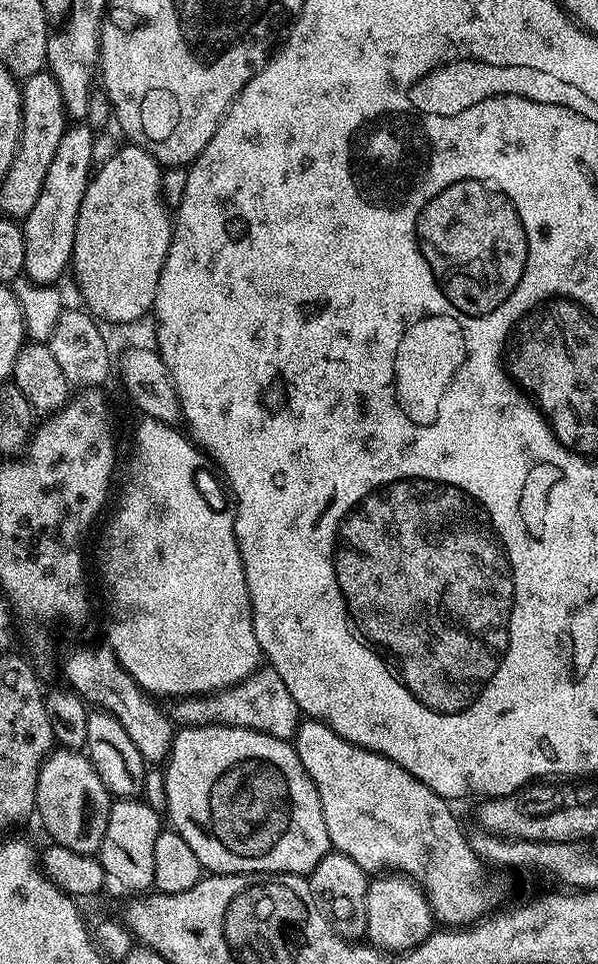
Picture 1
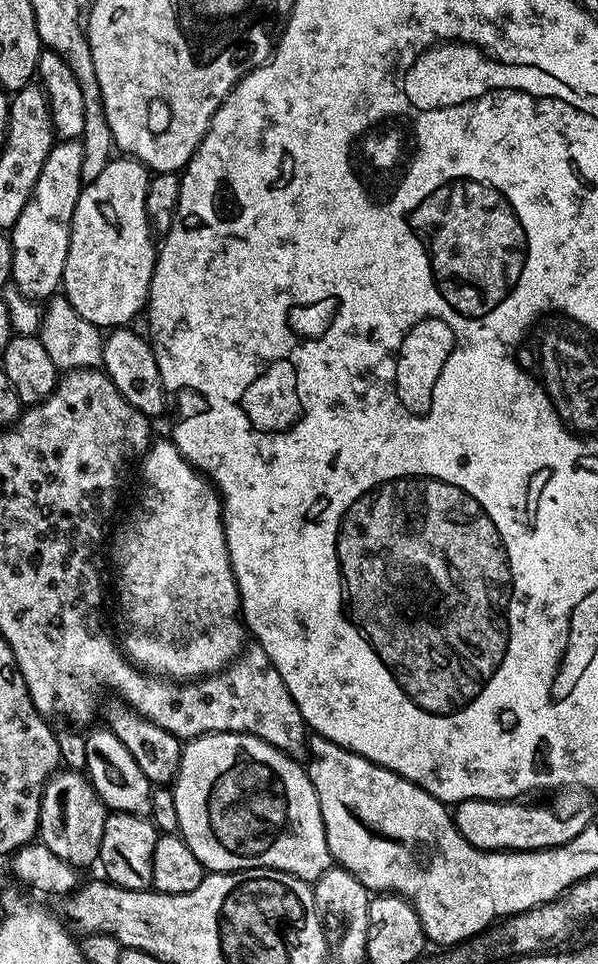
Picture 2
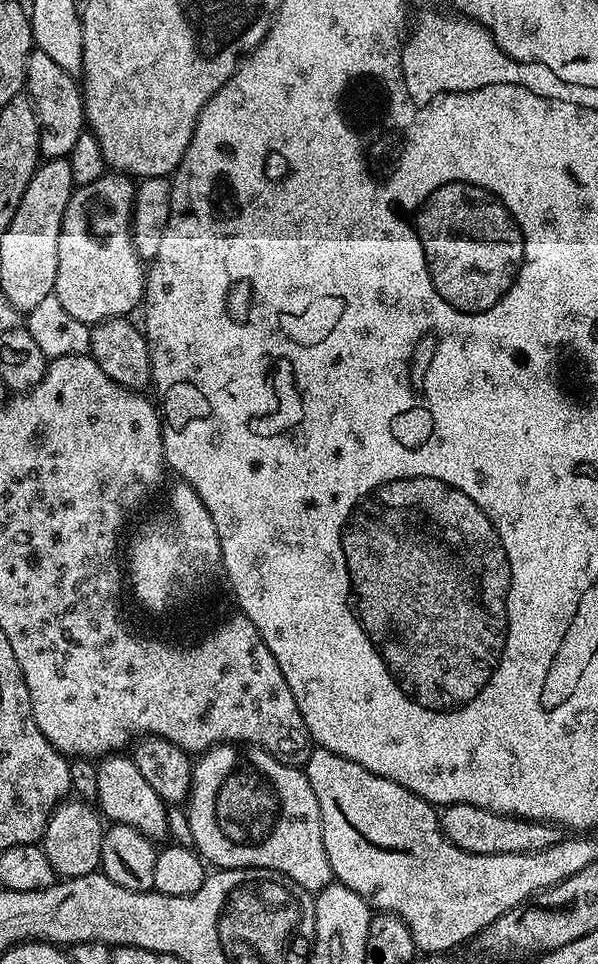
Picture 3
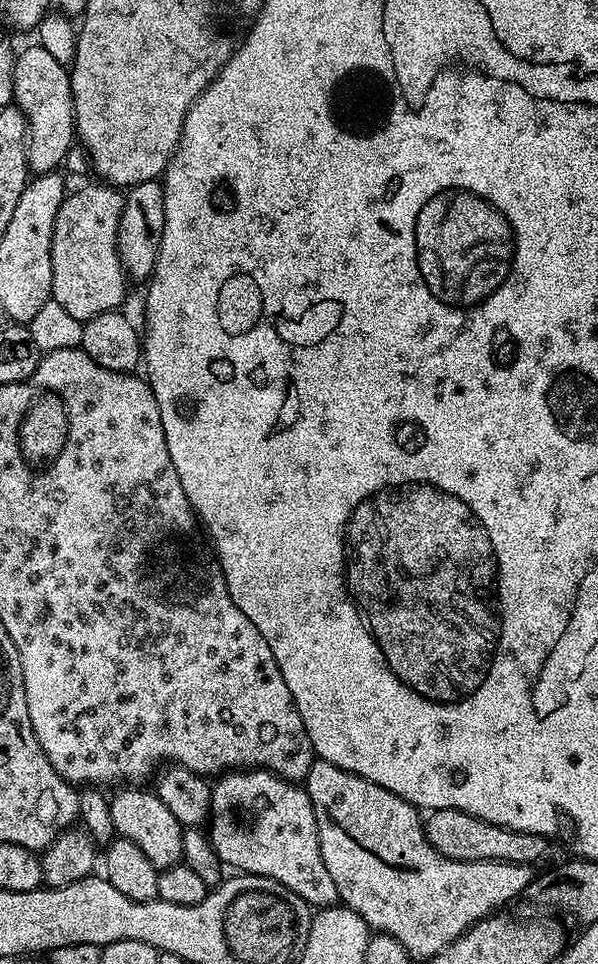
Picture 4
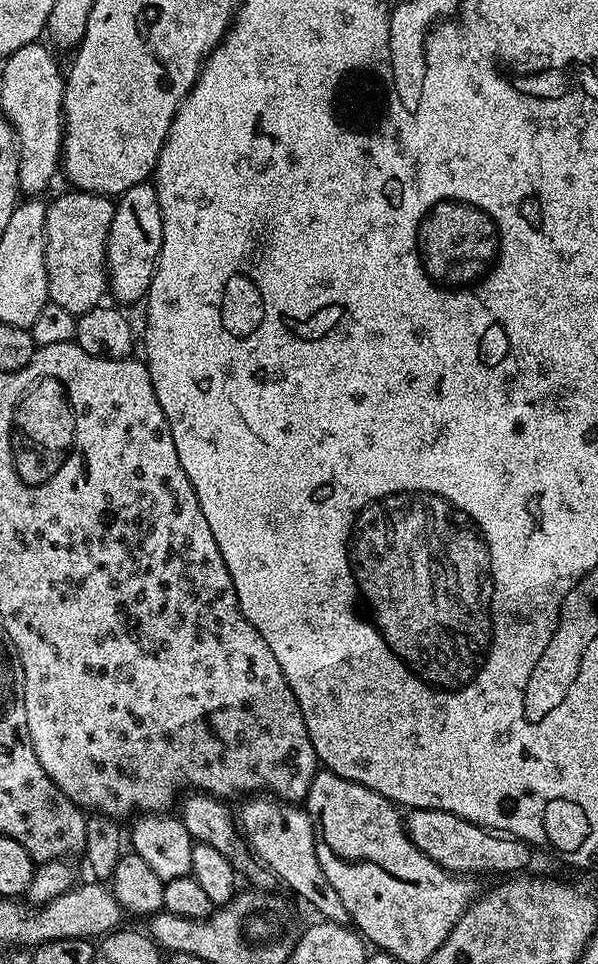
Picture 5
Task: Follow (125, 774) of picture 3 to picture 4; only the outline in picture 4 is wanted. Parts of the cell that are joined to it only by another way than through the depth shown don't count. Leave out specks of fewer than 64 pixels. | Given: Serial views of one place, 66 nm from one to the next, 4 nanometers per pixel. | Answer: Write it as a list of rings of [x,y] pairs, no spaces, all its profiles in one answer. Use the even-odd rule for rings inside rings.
[[[124,786],[119,790],[121,792],[111,793],[108,805],[110,806],[110,818],[114,818],[114,826],[116,827],[116,836],[125,840],[133,840],[138,846],[138,850],[142,850],[142,854],[146,854],[146,858],[150,858],[150,862],[156,869],[163,870],[165,868],[174,868],[183,861],[183,832],[184,828],[178,822],[178,818],[174,818],[174,814],[170,814],[170,810],[166,810],[164,803],[156,797],[155,791],[144,789],[144,786]]]

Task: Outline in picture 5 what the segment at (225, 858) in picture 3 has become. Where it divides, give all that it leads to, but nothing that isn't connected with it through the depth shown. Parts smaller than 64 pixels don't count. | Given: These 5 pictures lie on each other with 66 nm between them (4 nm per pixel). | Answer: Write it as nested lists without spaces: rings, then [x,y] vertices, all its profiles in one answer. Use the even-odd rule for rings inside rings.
[[[256,794],[244,802],[240,816],[238,812],[238,827],[252,855],[294,895],[301,896],[310,907],[317,908],[325,921],[348,924],[348,911],[346,906],[342,906],[342,898],[338,898],[334,886],[330,886],[326,874],[322,874],[322,868],[318,866],[316,837],[307,811],[271,794]]]

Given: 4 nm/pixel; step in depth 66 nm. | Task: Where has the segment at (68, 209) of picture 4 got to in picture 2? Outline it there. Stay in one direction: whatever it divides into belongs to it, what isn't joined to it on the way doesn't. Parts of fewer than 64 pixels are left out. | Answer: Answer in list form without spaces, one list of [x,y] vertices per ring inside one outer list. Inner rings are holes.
[[[123,154],[117,155],[106,166],[106,170],[102,170],[102,174],[98,174],[98,178],[94,178],[94,182],[84,185],[84,189],[80,192],[78,198],[78,206],[74,206],[74,218],[72,219],[72,229],[70,230],[70,250],[66,250],[66,266],[64,267],[64,282],[62,285],[62,295],[69,300],[70,306],[74,308],[86,320],[96,328],[101,330],[111,330],[113,328],[123,328],[131,325],[132,319],[136,315],[145,311],[148,303],[148,291],[150,290],[150,278],[154,274],[154,266],[156,265],[156,253],[158,251],[157,241],[154,239],[152,223],[148,221],[148,211],[146,210],[146,190],[150,179],[150,170],[142,162],[133,160],[130,156]]]

